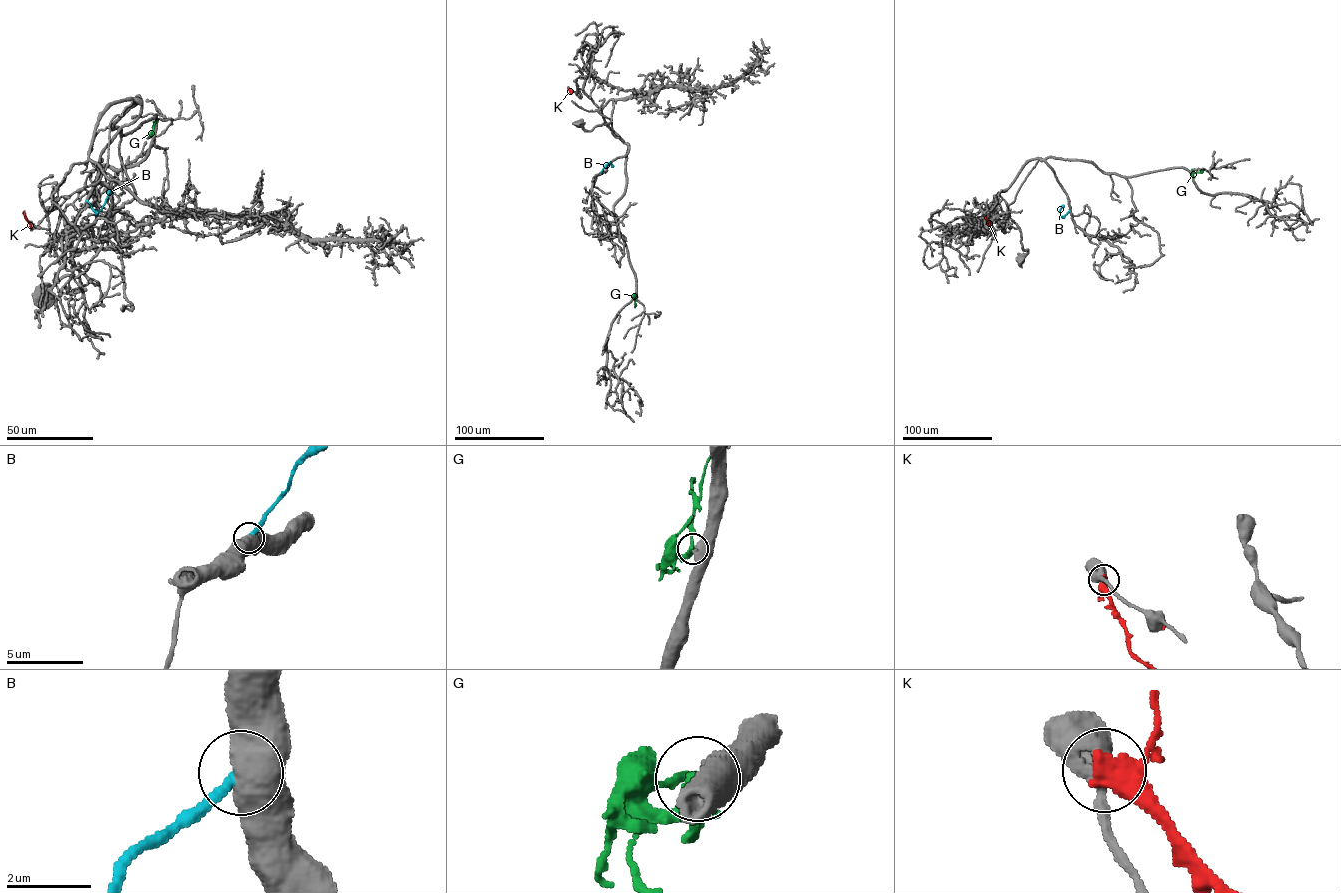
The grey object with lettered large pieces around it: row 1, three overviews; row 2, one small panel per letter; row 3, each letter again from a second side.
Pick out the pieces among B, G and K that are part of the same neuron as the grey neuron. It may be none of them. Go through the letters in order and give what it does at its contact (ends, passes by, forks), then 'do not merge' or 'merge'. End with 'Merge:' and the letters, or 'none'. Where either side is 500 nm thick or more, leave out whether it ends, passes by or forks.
B: do not merge
G: do not merge
K: it passes by; do not merge
Merge: none

